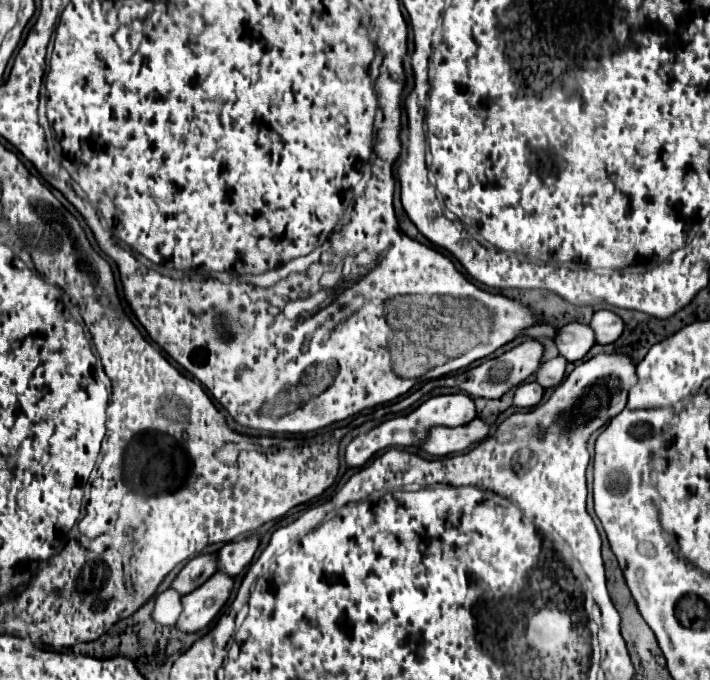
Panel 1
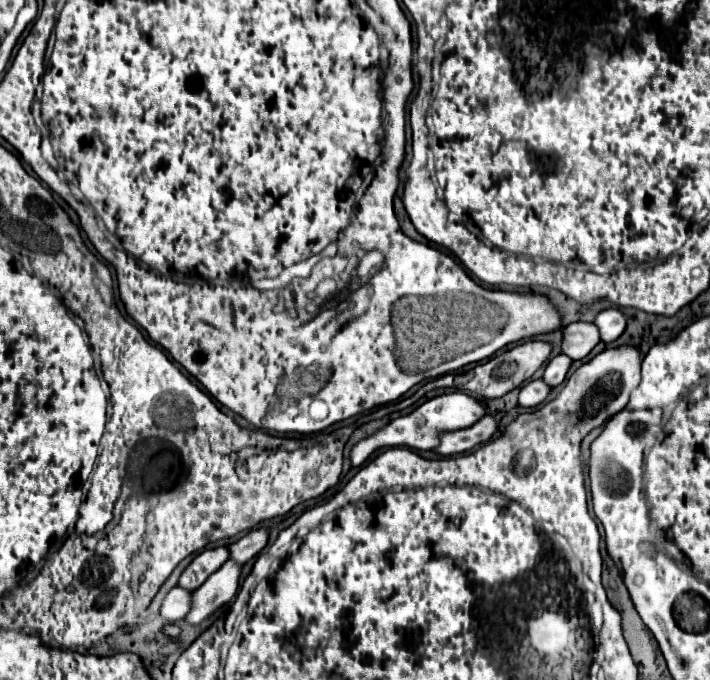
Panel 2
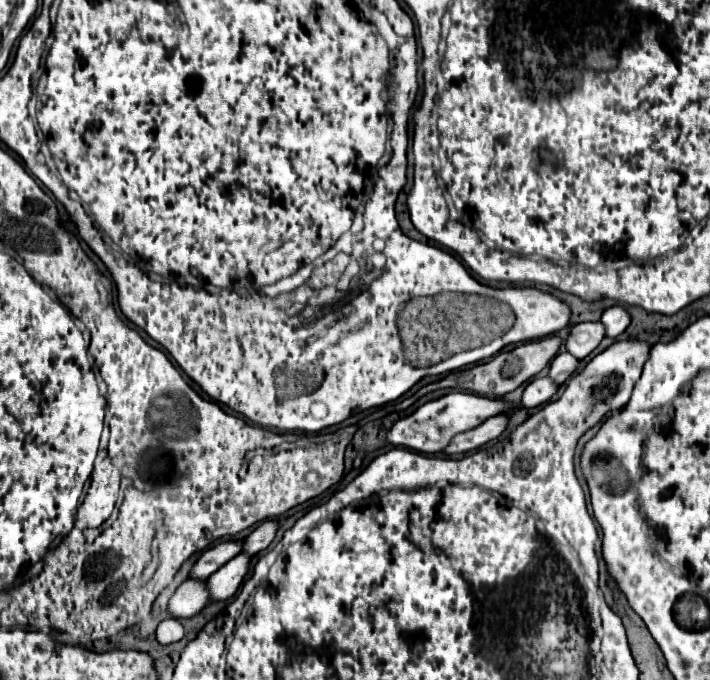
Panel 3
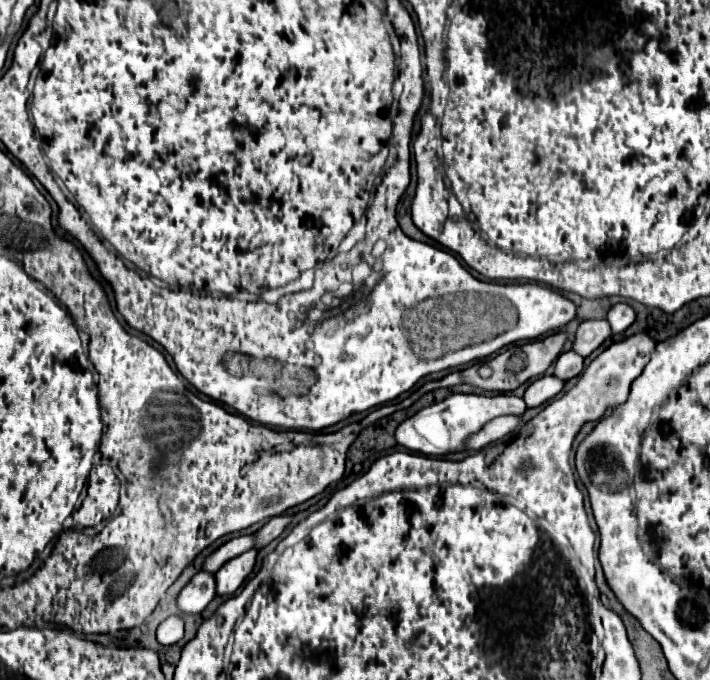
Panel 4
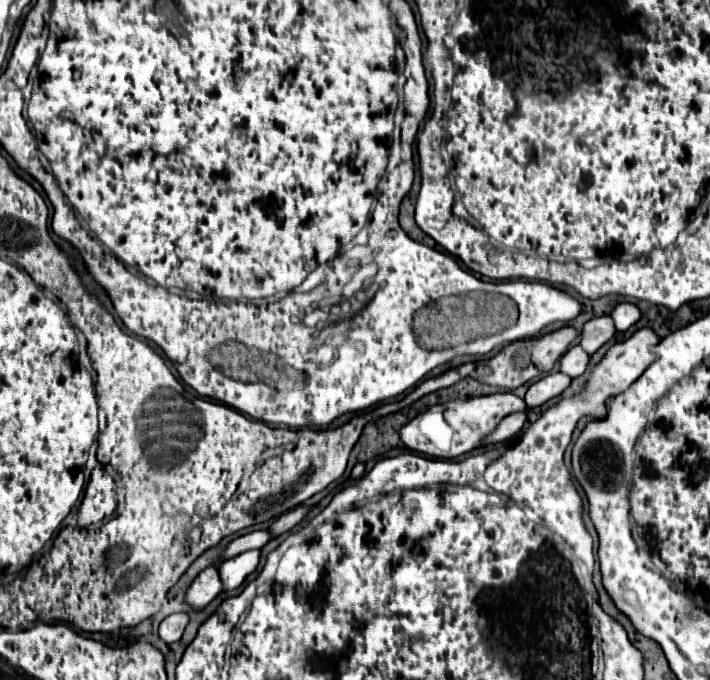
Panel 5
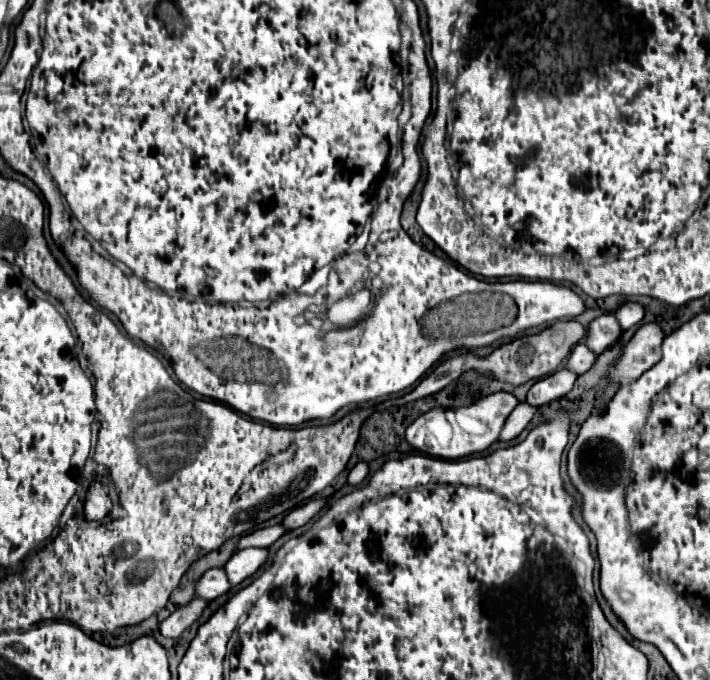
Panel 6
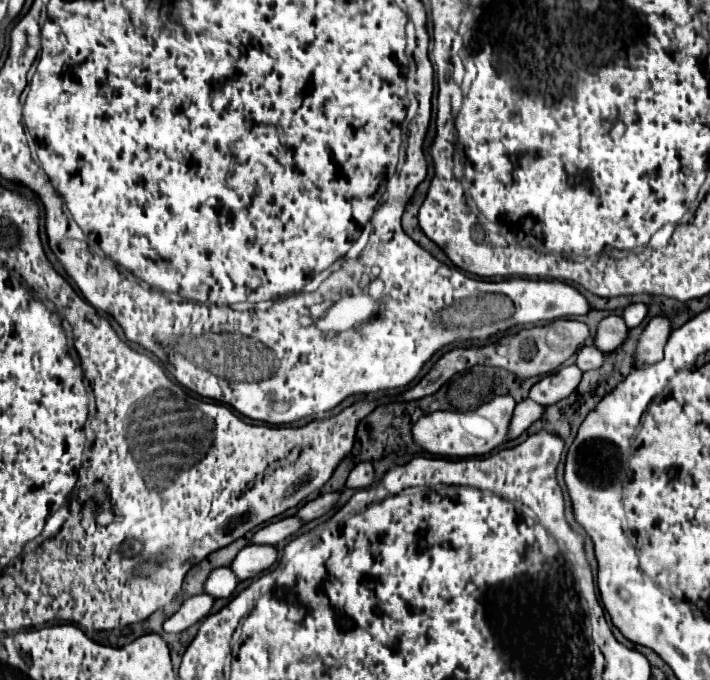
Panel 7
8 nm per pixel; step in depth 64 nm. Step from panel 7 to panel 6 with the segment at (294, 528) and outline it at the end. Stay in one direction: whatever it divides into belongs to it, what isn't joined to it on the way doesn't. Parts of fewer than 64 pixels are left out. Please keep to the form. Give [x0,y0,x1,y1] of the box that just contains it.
[238,524,288,550]

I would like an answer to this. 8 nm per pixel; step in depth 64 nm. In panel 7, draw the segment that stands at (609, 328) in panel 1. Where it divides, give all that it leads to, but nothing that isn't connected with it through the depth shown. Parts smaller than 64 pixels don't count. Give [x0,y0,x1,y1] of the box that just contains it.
[622,304,648,328]

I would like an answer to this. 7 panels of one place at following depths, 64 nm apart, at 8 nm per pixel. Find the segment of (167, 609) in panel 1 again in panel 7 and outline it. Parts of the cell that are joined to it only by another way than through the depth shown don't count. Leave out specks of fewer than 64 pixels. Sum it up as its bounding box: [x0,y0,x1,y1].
[206,568,238,598]

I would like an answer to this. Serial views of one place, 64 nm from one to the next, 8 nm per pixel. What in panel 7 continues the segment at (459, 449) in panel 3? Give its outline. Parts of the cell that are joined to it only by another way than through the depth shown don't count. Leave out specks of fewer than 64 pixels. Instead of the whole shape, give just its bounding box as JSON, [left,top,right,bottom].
[510,398,544,438]

